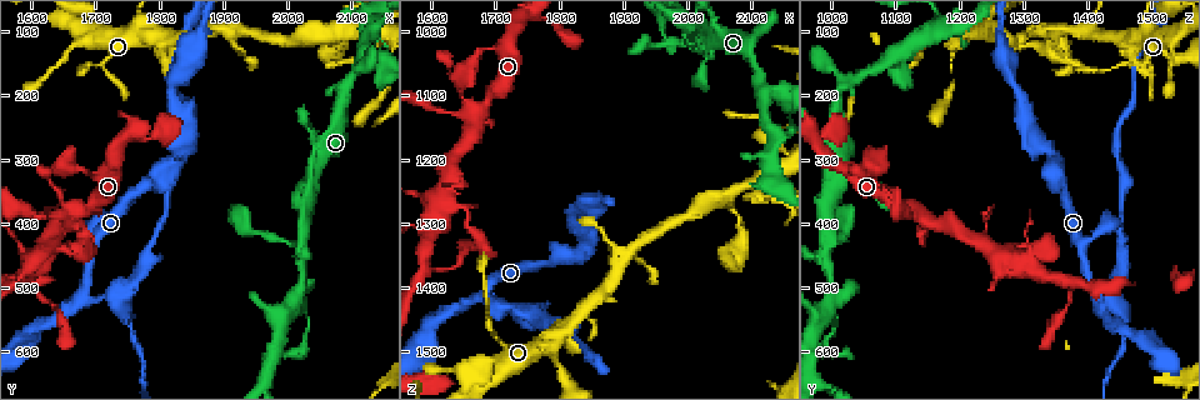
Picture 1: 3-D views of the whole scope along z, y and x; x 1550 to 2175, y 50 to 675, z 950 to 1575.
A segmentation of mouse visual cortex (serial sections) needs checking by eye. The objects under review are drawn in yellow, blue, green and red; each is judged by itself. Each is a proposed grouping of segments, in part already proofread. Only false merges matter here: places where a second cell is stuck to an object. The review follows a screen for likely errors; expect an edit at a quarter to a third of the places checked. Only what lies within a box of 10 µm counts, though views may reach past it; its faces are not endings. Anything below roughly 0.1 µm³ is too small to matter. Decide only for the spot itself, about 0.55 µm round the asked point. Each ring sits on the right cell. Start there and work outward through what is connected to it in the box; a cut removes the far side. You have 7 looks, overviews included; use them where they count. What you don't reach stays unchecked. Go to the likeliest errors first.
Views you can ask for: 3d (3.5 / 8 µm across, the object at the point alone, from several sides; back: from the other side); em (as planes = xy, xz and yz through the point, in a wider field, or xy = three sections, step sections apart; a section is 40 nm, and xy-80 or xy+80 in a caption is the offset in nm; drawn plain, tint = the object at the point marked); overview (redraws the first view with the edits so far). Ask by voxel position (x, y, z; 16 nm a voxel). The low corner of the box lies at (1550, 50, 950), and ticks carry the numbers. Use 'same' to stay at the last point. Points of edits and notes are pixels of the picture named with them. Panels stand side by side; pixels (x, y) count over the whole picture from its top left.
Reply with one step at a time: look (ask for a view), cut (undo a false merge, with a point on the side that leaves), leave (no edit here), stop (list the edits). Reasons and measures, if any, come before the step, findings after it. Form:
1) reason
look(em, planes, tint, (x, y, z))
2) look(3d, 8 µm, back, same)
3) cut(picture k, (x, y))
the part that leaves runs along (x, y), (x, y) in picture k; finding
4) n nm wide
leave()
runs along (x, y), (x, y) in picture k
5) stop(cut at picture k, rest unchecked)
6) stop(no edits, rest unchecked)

look(3d, 3.5 µm, back, (2025, 420, 995))

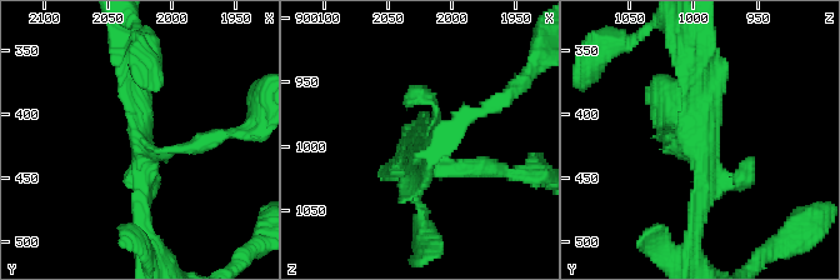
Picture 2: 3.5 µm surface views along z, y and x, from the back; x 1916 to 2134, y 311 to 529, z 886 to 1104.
now the EM
look(em, xy, step 3, tint, (2024, 418, 998))

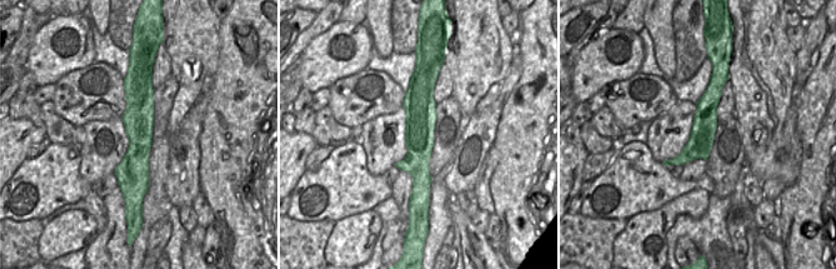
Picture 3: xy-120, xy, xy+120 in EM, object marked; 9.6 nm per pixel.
leave()
runs along (426, 81), (419, 96), (415, 189) in picture 3; continuous, no second cell

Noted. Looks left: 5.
branch point
look(3d, 3.5 µm, (1725, 515, 1430))

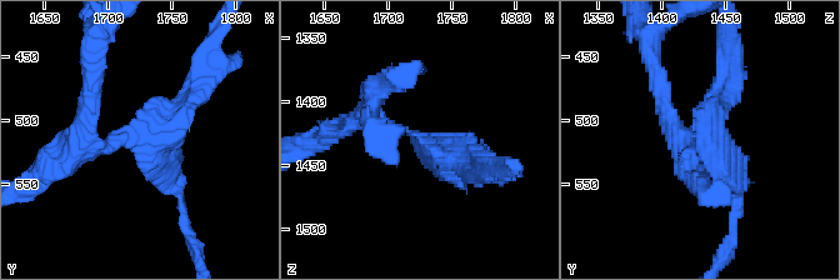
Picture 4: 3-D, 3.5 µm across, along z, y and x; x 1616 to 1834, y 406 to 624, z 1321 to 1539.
look(em, xy, step 1, tint, (1728, 512, 1432))

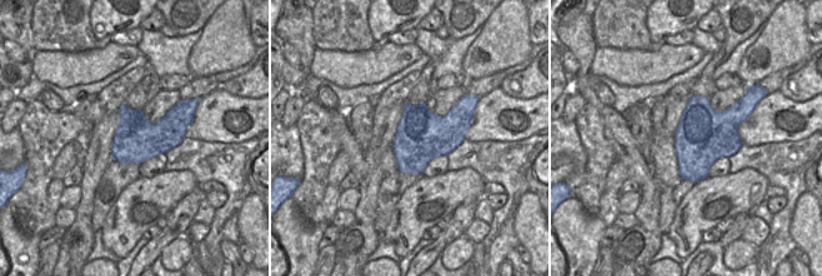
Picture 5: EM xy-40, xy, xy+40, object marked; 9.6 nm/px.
leave()
runs along (79, 134), (140, 141), (194, 80) in picture 4; continuous, no second cell

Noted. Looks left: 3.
look(3d, 8 µm, (2110, 105, 1230))

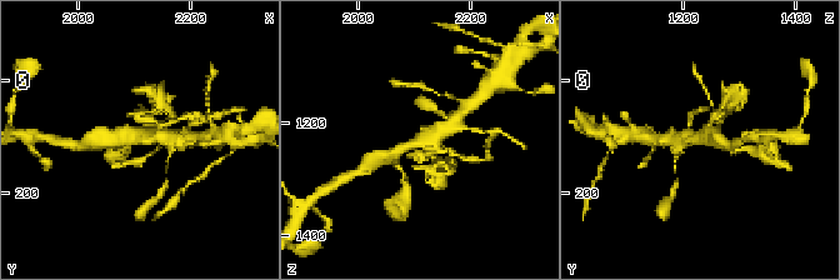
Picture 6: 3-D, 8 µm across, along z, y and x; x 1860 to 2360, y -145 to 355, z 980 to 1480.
need the tissue
look(em, planes, tint, same)

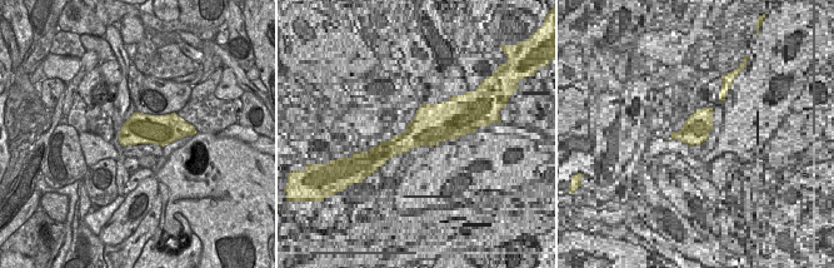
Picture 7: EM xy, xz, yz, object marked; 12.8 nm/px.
cut(picture 6, (718, 119))
a second cell is stuck on

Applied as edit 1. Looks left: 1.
stop(cut at picture 6, rest unchecked)

